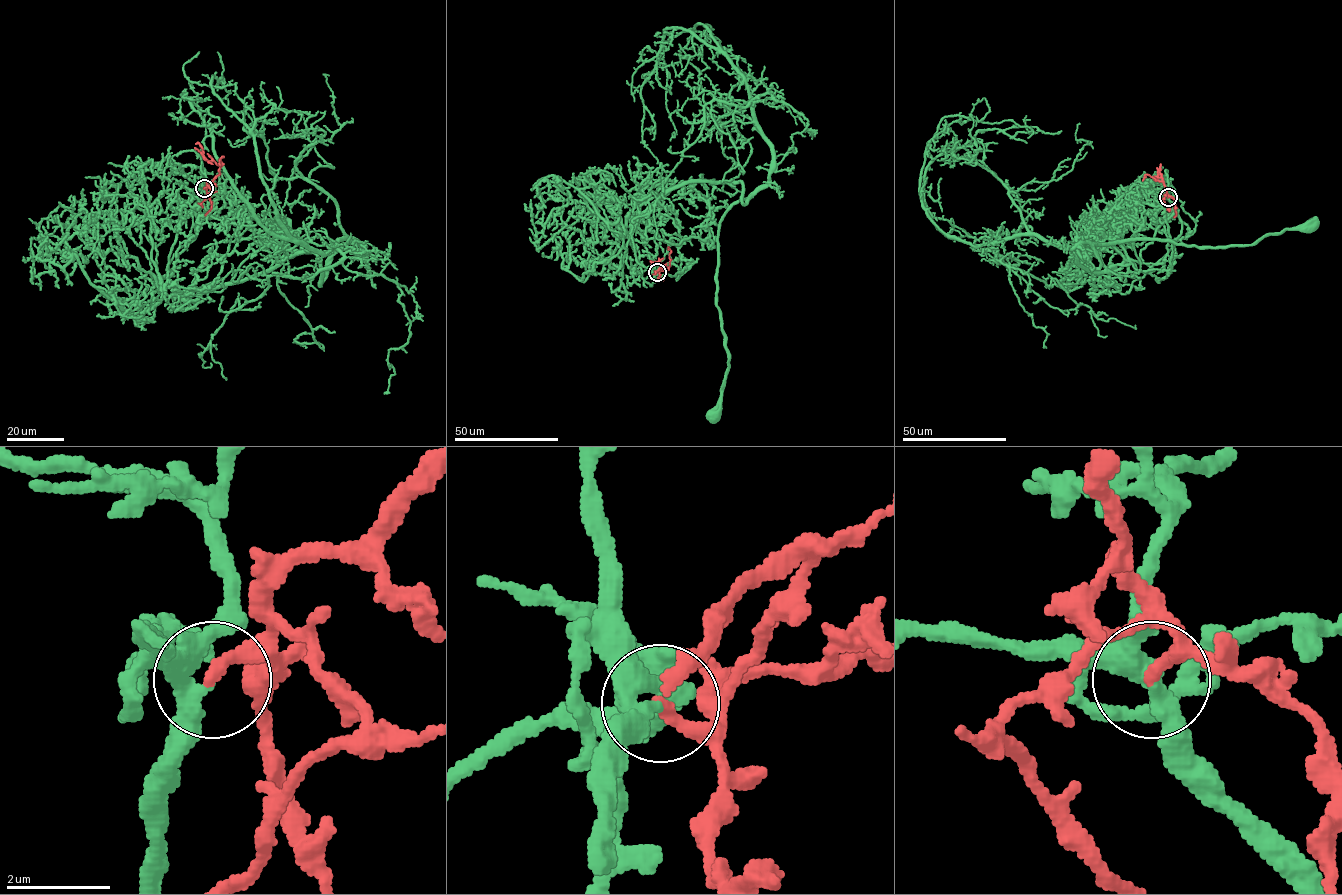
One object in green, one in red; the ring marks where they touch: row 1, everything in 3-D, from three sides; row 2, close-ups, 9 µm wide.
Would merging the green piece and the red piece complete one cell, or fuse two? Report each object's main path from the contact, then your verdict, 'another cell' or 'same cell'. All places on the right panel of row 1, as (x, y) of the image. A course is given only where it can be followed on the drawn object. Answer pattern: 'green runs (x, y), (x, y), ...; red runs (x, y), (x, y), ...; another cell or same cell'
green runs (1167, 198), (1182, 233), (1162, 263), (1078, 264), (1077, 244), (1098, 268), (1093, 244), (1244, 246), (1311, 223); red runs (1167, 198), (1164, 182), (1158, 176), (1160, 165); same cell

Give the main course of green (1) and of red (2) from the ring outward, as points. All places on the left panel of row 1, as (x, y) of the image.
1: (203, 188), (161, 278), (177, 290), (303, 252), (319, 284), (329, 252), (285, 256), (301, 243), (278, 223)
2: (203, 188), (219, 173), (220, 167), (206, 159), (202, 147), (195, 144)

